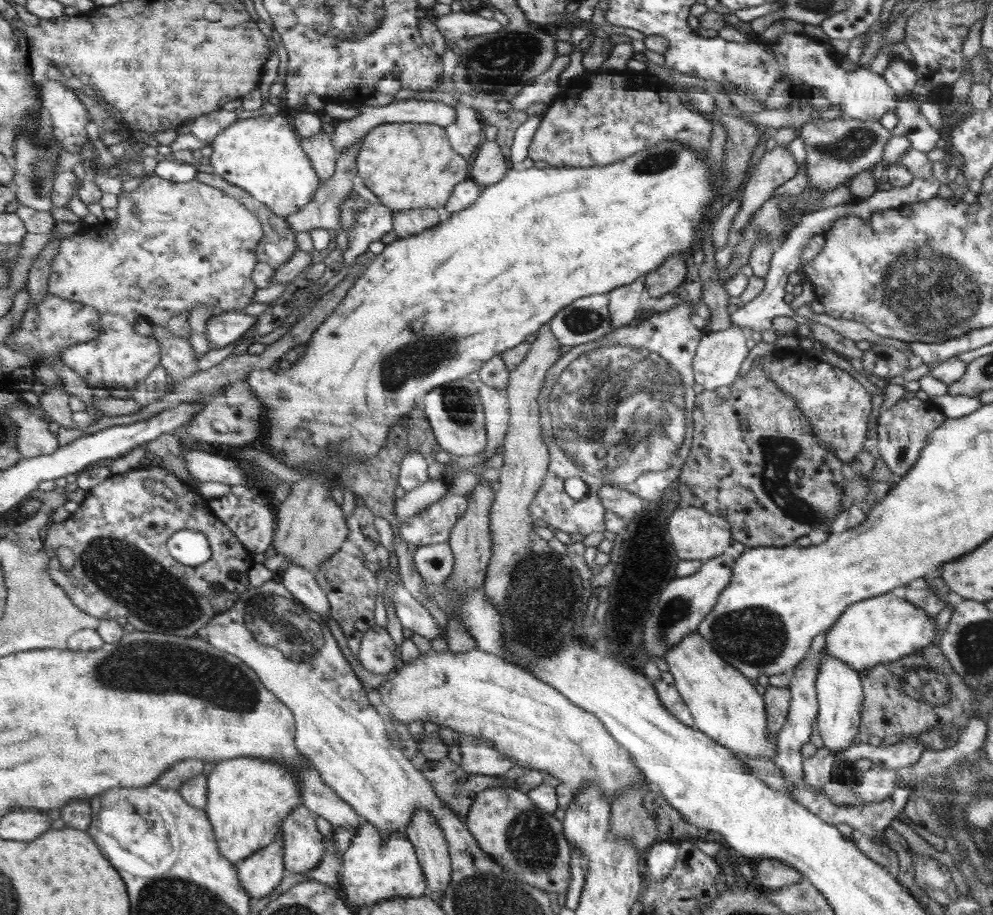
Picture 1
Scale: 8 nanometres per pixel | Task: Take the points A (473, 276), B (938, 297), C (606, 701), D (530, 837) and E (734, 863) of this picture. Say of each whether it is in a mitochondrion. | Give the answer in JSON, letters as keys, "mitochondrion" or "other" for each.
{"A":"other","B":"mitochondrion","C":"other","D":"mitochondrion","E":"other"}

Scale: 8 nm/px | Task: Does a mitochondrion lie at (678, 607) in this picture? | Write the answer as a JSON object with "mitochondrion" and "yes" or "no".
{"mitochondrion":"yes"}

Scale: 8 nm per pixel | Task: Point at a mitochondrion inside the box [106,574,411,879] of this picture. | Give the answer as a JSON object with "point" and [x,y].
{"point":[274,624]}

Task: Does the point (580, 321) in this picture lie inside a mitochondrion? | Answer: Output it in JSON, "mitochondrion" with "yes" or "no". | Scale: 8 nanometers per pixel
{"mitochondrion":"yes"}

